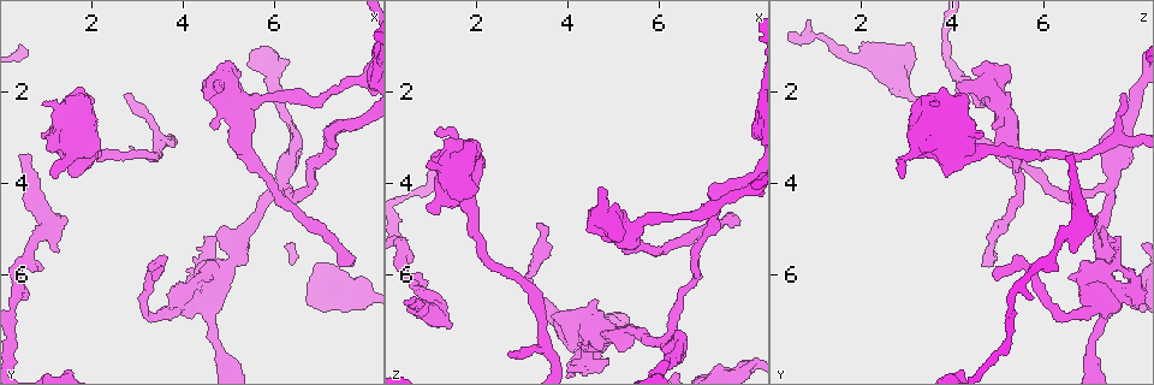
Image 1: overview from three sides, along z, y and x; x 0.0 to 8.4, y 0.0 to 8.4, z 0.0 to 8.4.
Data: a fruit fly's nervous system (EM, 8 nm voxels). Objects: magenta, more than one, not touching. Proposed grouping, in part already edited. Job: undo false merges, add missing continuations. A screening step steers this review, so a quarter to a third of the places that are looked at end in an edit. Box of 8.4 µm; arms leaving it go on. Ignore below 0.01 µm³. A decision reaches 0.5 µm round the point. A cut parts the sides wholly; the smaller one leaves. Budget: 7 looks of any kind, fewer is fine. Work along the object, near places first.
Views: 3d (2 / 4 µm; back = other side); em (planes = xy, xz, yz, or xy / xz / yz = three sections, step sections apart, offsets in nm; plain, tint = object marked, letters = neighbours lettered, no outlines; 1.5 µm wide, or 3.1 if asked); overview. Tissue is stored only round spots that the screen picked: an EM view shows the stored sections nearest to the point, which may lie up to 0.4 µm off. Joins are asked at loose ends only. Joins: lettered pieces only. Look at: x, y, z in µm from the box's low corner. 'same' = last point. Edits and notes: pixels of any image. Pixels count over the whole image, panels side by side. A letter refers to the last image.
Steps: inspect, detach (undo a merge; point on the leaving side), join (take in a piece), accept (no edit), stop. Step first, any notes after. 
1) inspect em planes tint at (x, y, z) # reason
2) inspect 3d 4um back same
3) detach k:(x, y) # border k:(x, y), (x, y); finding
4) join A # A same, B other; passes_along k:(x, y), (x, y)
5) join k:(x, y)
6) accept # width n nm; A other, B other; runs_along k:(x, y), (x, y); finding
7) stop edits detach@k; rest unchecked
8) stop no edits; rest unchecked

inspect em planes plain at (1.55, 3.85, 3.80) # free end

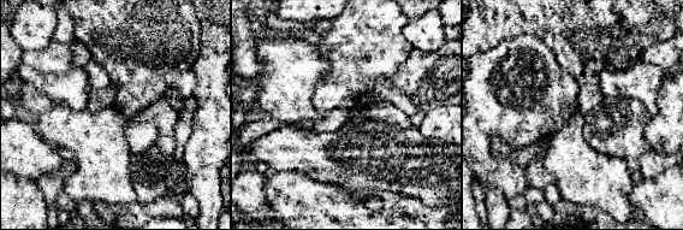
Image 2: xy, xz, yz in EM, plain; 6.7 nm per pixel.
inspect em planes tint same # with the object marked

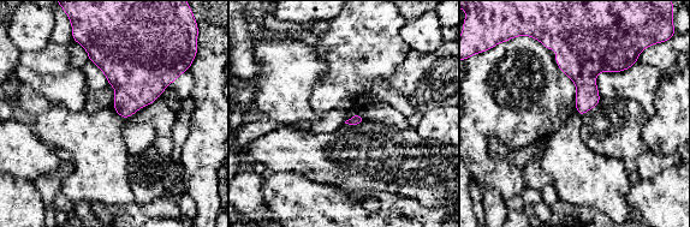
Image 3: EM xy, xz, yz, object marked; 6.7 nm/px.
inspect em planes letters same # what lies round it

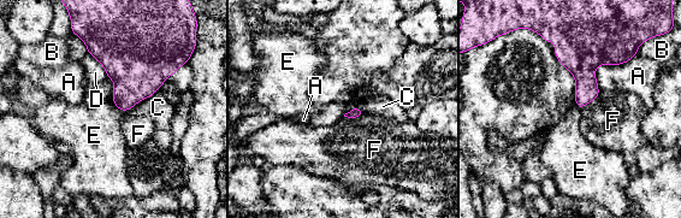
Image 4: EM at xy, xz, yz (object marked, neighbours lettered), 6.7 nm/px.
accept # A other, B other, C other, D other, E other, F other; border 4:(112, 102), (123, 112); none of them fits

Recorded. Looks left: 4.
inspect em yz step 8 tint at (1.00, 2.30, 3.55) # free end

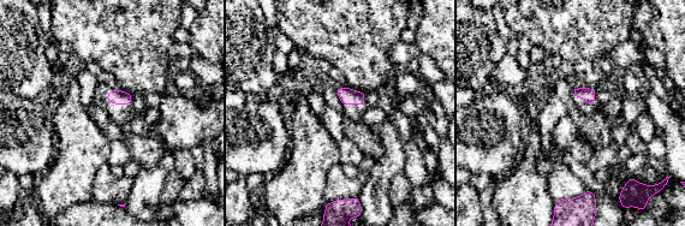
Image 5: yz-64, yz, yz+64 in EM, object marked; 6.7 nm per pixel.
inspect em planes letters same # another direction

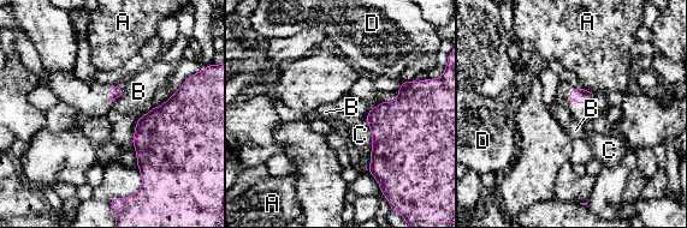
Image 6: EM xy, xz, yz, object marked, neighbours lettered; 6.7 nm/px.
accept # A other, B other, C other, D other; border 6:(122, 86), (122, 94), (114, 101); none of them fits

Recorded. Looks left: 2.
inspect em xz step 4 letters at (0.95, 5.90, 6.25) # an open end

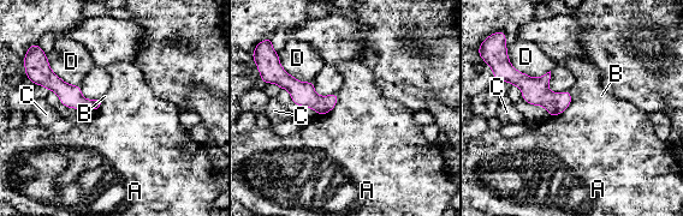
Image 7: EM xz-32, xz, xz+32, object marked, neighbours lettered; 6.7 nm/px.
accept # A other, B other, C other, D other; border 7:(569, 90), (570, 103), (551, 116); none of them fits

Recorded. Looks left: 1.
stop no edits; rest unchecked

